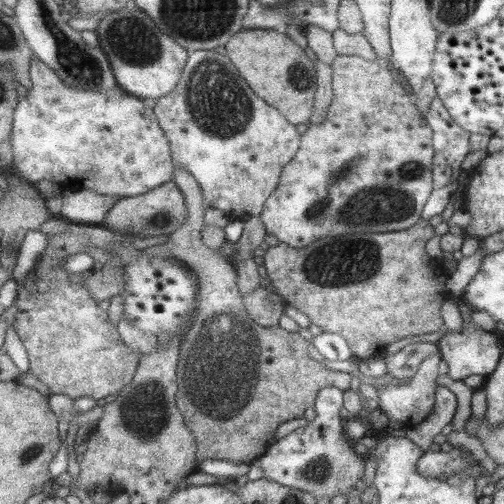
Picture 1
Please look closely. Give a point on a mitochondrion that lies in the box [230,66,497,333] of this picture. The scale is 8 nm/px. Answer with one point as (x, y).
(387, 205)

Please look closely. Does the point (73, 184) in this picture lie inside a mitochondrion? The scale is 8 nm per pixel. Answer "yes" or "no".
no

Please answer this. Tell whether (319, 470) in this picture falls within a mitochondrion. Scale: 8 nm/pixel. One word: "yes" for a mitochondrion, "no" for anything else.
yes

